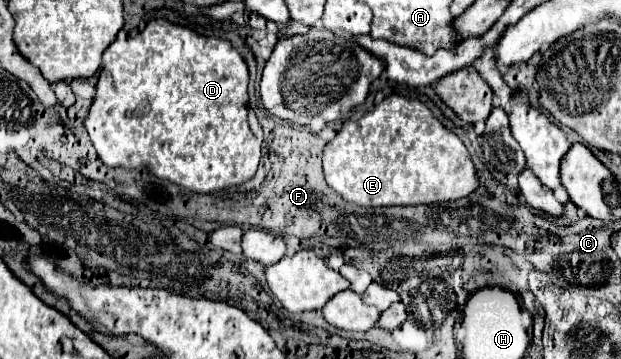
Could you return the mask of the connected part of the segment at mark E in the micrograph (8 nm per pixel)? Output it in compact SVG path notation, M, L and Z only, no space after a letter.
M400 94L384 98L360 120L346 120L342 124L336 138L324 148L324 174L330 188L334 188L346 202L358 206L438 204L464 198L480 186L476 178L476 166L470 160L462 140L454 132L446 130L420 100Z

